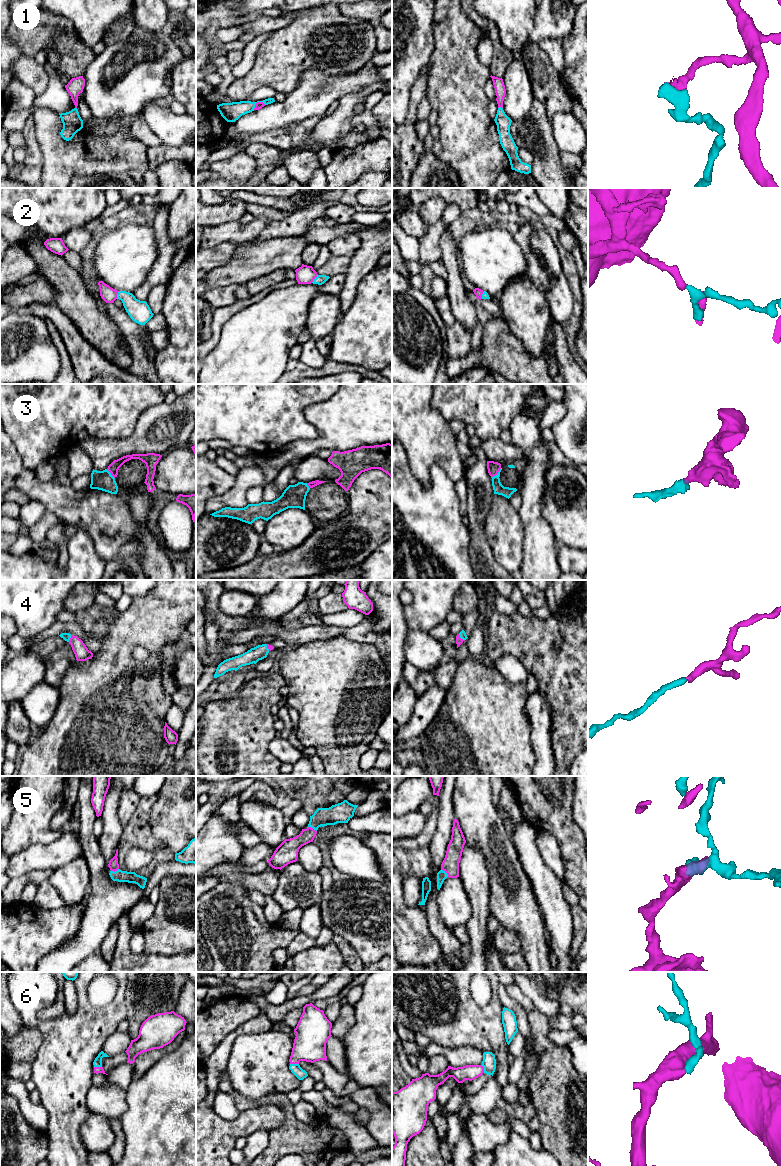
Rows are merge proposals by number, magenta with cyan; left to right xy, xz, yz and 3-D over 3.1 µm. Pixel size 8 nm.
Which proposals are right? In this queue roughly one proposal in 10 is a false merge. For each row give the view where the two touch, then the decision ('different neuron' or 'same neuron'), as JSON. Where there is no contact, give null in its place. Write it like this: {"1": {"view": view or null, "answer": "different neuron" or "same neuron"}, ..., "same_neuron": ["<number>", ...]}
{"1": {"view": "xz", "answer": "same neuron"}, "2": {"view": "xz", "answer": "same neuron"}, "3": {"view": "yz", "answer": "same neuron"}, "4": {"view": "xy", "answer": "same neuron"}, "5": {"view": "xz", "answer": "same neuron"}, "6": {"view": "xz", "answer": "same neuron"}, "same_neuron": ["1", "2", "3", "4", "5", "6"]}

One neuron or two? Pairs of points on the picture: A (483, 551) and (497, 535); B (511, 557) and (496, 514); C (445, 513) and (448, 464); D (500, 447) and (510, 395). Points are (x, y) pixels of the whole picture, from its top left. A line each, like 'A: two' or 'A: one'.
A: two
B: one
C: two
D: two

